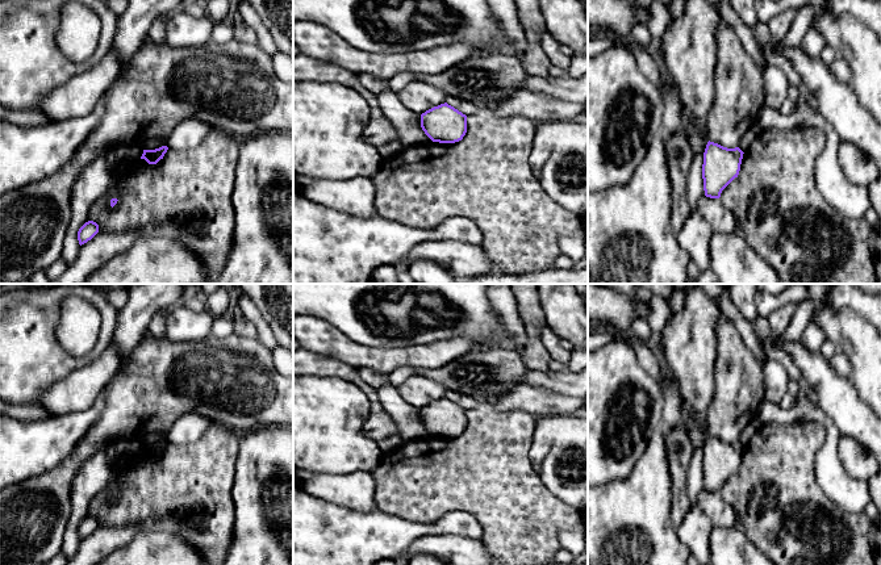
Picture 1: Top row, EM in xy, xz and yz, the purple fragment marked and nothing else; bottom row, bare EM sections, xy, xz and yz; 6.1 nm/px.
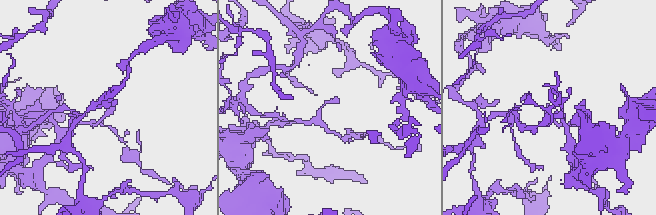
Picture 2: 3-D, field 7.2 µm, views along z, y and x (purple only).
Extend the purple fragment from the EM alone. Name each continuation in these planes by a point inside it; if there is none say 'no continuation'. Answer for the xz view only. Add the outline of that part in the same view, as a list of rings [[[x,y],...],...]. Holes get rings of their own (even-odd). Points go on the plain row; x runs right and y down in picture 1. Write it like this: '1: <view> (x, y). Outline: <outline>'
no continuation

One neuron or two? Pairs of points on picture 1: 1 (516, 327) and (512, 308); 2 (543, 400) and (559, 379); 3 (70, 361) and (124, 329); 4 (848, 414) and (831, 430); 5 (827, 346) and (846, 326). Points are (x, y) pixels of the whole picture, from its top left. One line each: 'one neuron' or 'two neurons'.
1: one neuron
2: two neurons
3: two neurons
4: two neurons
5: two neurons

